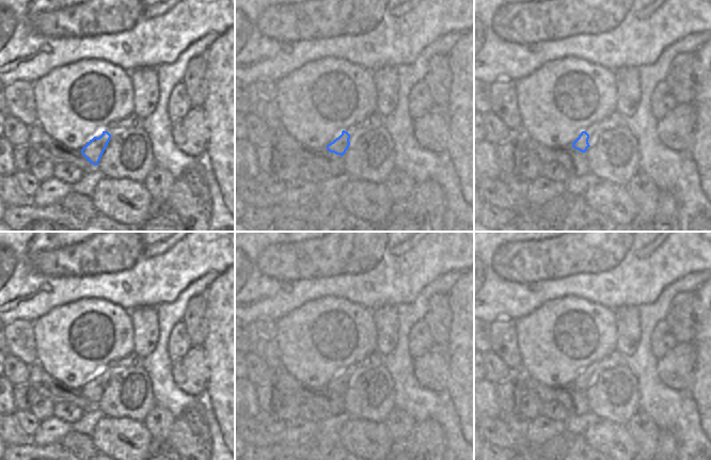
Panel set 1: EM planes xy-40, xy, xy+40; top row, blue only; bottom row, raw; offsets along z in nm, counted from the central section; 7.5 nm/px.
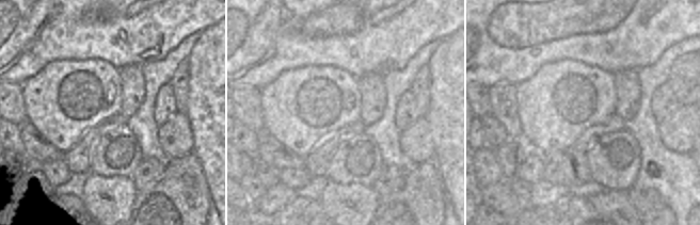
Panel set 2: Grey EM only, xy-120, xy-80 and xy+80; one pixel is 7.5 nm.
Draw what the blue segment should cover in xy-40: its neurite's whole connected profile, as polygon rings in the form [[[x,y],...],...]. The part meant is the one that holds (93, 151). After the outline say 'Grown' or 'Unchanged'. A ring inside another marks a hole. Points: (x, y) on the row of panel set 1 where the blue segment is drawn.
[[[131,114],[125,118],[118,118],[104,129],[102,134],[94,137],[81,149],[83,157],[93,165],[98,165],[98,162],[111,139],[111,136],[123,130],[139,127],[142,118]]]. Grown

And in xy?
[[[375,112],[366,118],[343,130],[342,134],[338,138],[336,138],[330,144],[327,145],[327,149],[330,153],[344,156],[350,145],[350,142],[354,139],[358,133],[364,133],[370,129],[382,127],[383,122],[384,116],[381,116],[380,114]]]. Grown

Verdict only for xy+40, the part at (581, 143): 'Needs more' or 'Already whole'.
Needs more

